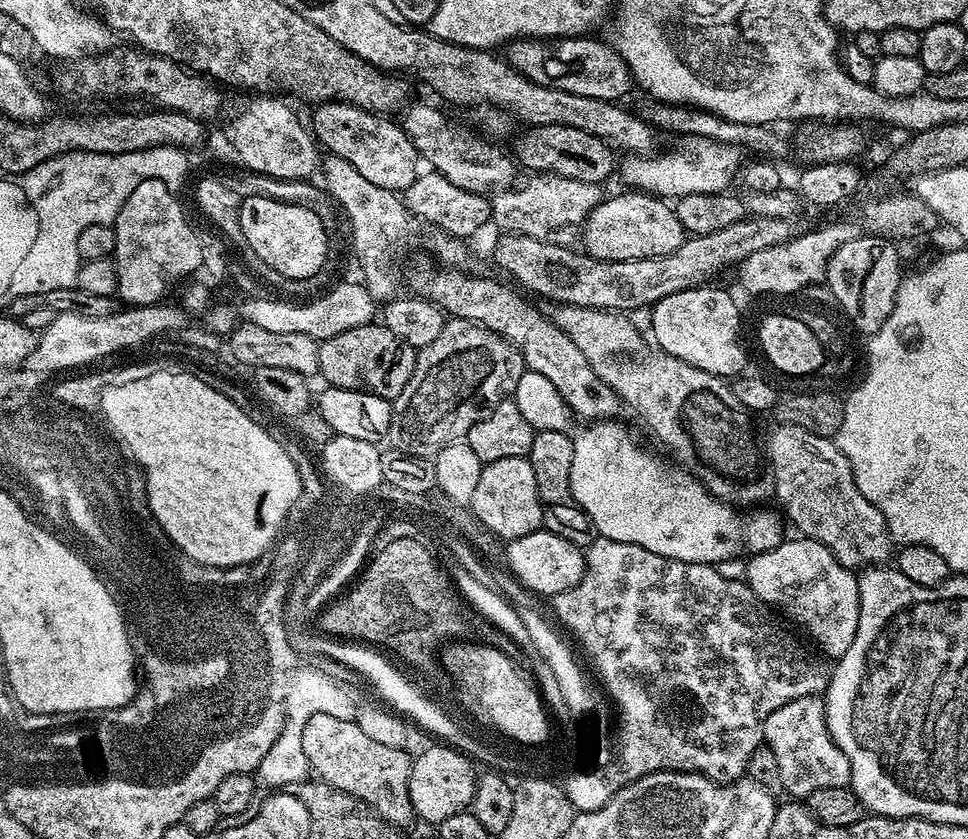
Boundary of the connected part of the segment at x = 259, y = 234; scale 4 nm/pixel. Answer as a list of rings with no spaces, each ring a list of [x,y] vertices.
[[[267,195],[243,198],[240,216],[246,248],[261,260],[264,268],[272,268],[288,278],[308,278],[329,259],[328,232],[319,214],[306,205]]]

